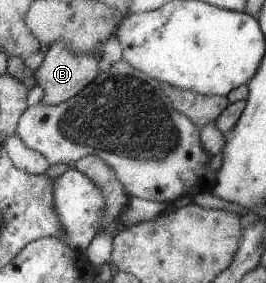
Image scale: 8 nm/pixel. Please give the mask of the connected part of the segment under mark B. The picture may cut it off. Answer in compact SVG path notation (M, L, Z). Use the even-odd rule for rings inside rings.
M62 42L51 44L40 65L34 71L36 85L40 86L43 92L39 102L42 104L60 104L60 102L71 99L72 96L82 91L87 84L90 84L95 79L96 74L99 74L98 64L92 55L90 52L88 54L76 54L76 52L72 52L72 48L68 48Z

